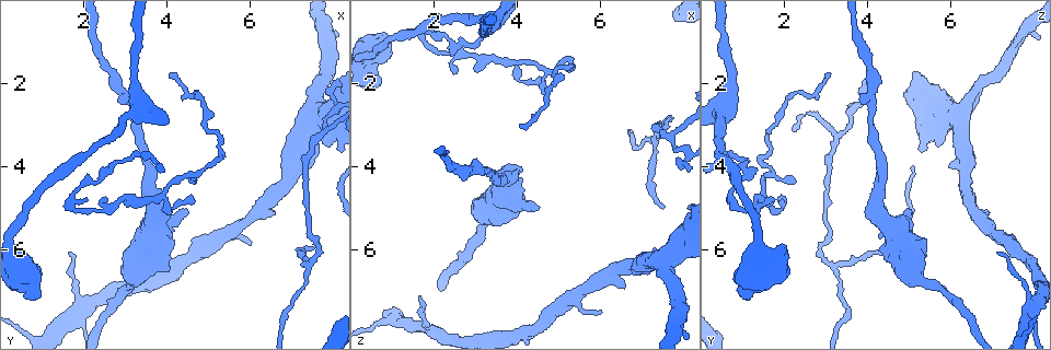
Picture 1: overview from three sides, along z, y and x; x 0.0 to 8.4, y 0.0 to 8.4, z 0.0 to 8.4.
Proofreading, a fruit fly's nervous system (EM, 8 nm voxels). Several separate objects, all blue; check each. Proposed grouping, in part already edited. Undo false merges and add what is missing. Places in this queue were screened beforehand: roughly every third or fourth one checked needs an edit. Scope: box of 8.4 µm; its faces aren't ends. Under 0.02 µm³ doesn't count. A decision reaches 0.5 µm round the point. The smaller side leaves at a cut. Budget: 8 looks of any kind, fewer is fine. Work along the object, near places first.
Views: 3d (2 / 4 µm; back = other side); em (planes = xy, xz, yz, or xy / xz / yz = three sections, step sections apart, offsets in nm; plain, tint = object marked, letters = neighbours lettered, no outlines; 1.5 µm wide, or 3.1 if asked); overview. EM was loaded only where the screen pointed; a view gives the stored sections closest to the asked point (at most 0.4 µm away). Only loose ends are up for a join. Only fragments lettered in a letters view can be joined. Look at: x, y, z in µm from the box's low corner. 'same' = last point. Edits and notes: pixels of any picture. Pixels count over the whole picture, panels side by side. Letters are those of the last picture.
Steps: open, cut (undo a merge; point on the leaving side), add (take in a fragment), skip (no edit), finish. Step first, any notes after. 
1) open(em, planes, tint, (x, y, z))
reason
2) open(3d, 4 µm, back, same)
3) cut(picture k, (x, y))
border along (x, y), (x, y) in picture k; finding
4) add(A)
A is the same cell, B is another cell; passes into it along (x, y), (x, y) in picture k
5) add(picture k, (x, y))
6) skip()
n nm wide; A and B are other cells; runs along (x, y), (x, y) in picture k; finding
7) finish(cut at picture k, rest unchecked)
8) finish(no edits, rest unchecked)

open(em, yz, step 8, letters, (4.60, 4.70, 1.95))
an open end

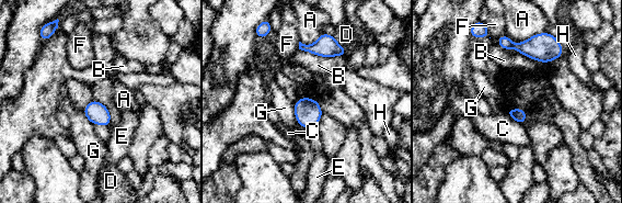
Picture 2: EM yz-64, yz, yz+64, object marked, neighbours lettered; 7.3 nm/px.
skip()
A, B, C, D, E, F, G and H are other cells; border along (549, 32), (533, 34), (522, 42) in picture 2; no lettered fragment goes on from it

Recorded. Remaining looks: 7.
open(3d, 2 µm, (2.60, 4.80, 1.80))
tapers out

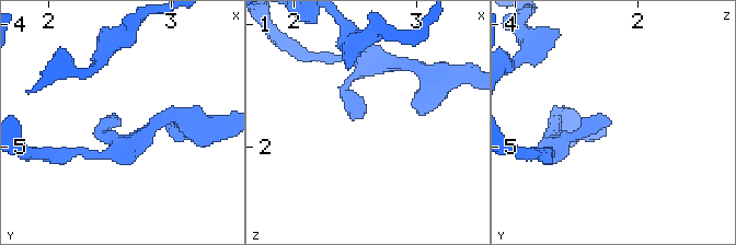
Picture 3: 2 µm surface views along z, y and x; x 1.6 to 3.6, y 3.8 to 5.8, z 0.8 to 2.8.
open(em, yz, step 8, letters, (2.56, 4.84, 1.76))

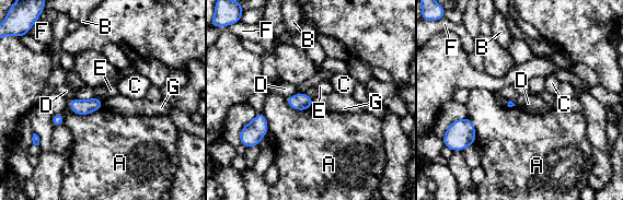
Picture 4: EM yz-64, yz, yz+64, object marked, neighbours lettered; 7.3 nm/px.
open(em, planes, letters, same)

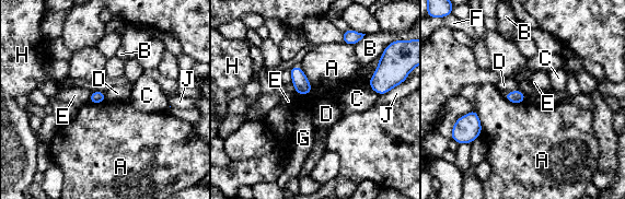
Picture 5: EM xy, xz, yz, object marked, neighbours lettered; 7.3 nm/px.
skip()
90 nm wide; A, B, C, D, E, F, G, H and J are other cells; border along (299, 66), (312, 89), (305, 95) in picture 5; no lettered fragment goes on from it

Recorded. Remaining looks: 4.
open(3d, 4 µm, (4.55, 5.15, 5.05))
branch stops here

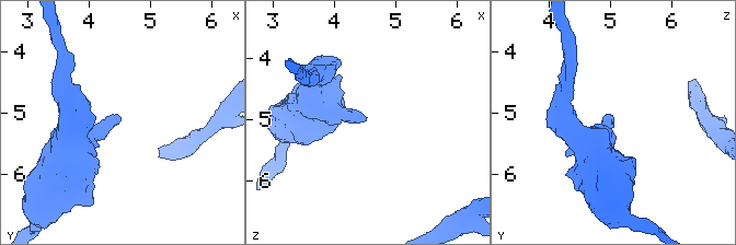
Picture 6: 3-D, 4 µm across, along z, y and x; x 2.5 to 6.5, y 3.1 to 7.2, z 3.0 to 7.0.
open(em, planes, letters, (4.55, 5.10, 5.05))
shape alone is not enough

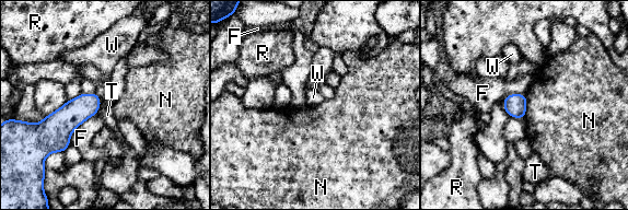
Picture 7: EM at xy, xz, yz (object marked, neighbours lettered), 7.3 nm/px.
skip()
F, N, R, T and W are other cells; border along (525, 94), (526, 113), (523, 119) in picture 7; no lettered fragment goes on from it

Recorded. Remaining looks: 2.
finish(no edits, rest unchecked)

